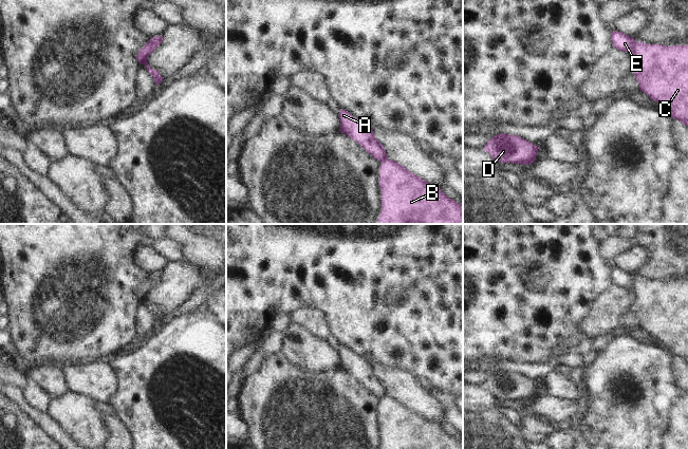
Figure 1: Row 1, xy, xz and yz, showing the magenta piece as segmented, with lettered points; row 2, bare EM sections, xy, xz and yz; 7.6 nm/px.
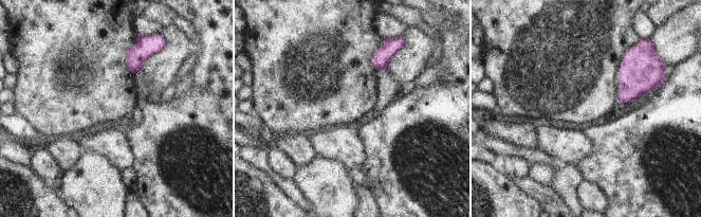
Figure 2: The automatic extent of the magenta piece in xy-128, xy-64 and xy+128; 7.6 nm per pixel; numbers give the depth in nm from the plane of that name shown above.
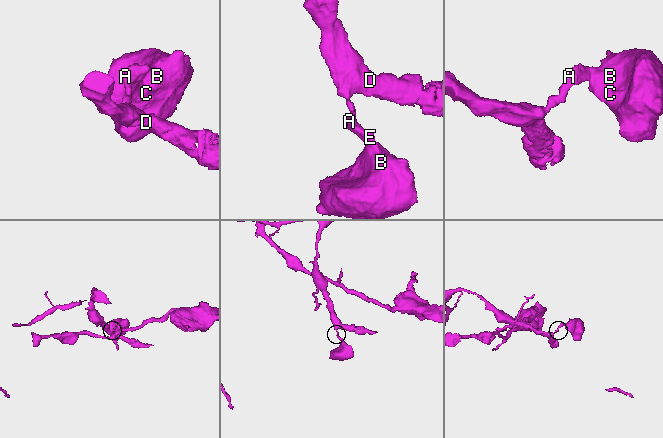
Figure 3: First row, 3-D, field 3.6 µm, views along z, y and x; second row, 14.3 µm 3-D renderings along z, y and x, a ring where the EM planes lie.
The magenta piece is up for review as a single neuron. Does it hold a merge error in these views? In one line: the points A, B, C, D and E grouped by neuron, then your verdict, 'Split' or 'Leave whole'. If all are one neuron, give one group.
Groups: A D E / B C. Split.

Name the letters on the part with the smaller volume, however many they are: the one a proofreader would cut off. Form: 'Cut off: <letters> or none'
Cut off: B, C.

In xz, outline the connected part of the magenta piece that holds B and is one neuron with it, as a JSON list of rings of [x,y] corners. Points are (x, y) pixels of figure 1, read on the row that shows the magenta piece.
[[[386,158],[379,167],[382,211],[377,224],[463,224],[463,206],[448,198],[440,187]]]

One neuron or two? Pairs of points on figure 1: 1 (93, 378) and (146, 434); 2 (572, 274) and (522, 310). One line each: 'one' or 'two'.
1: two
2: one

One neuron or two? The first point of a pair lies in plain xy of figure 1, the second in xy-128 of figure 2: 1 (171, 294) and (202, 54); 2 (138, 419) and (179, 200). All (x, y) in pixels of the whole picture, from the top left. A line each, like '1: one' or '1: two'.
1: two
2: one

